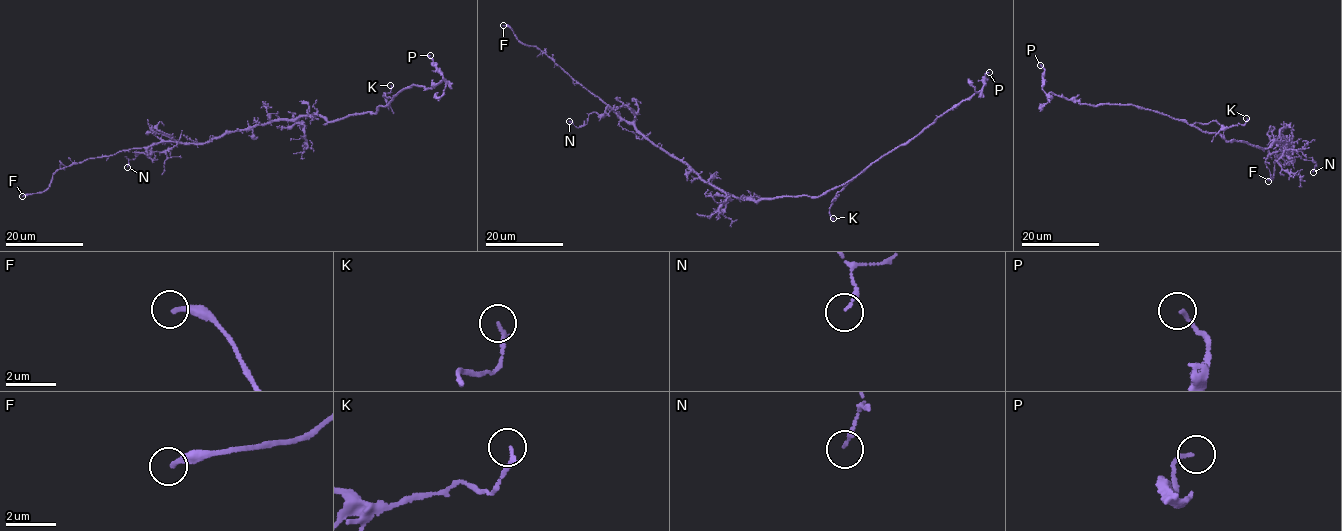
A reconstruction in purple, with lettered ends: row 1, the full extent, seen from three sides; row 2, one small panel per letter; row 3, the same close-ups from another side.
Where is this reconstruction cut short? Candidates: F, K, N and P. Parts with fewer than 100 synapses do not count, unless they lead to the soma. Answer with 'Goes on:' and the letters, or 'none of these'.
Goes on: F

